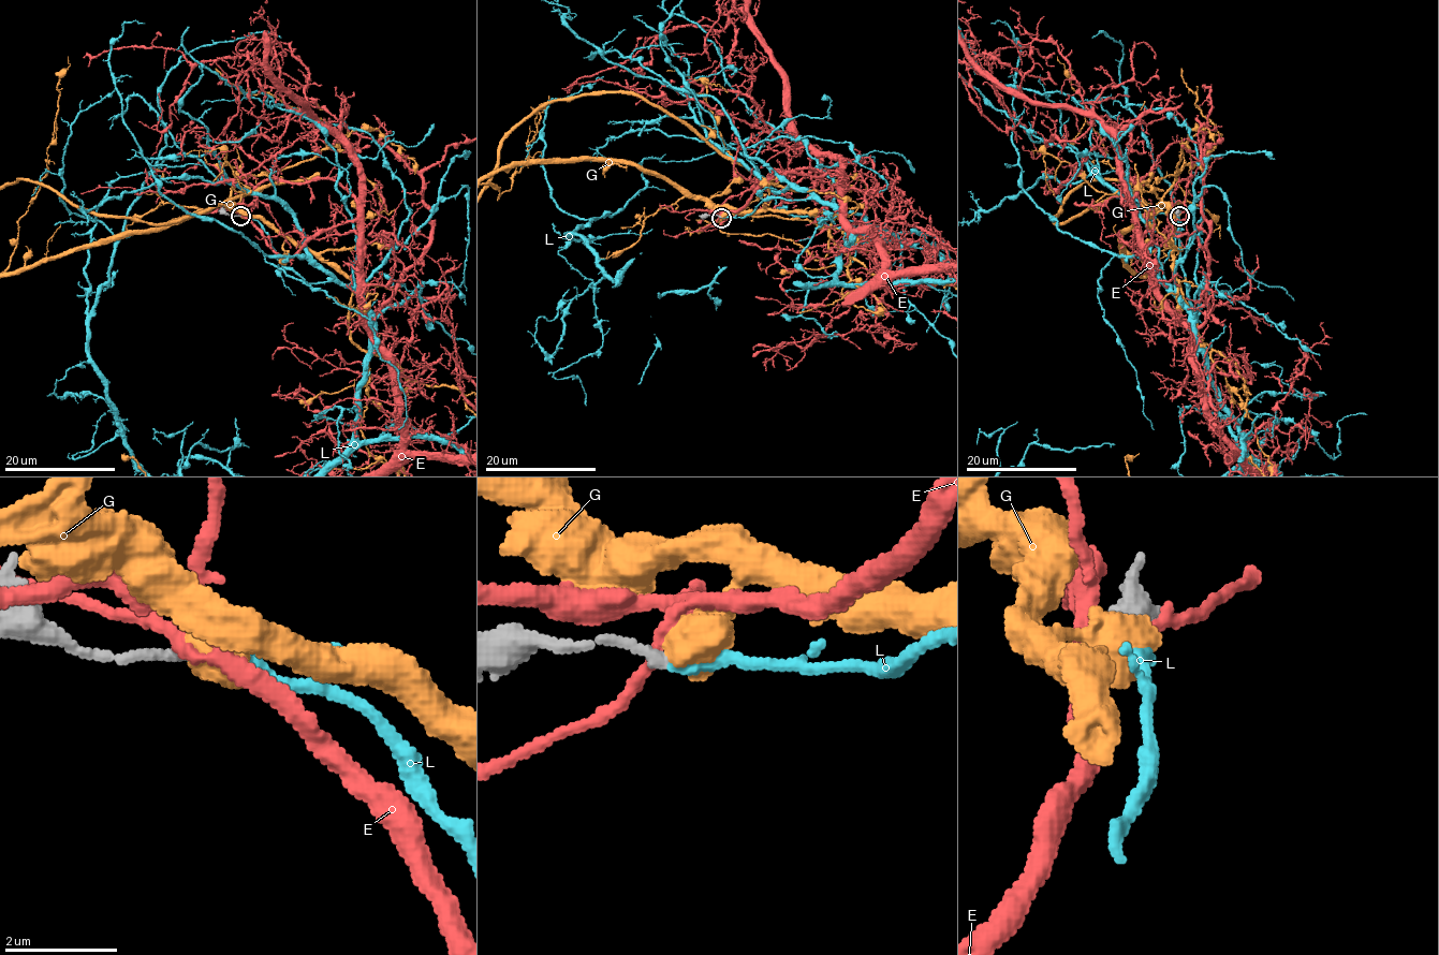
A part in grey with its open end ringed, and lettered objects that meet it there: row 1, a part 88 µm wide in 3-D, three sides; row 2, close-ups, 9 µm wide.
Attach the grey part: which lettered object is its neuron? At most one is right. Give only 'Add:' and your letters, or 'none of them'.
Add: L

